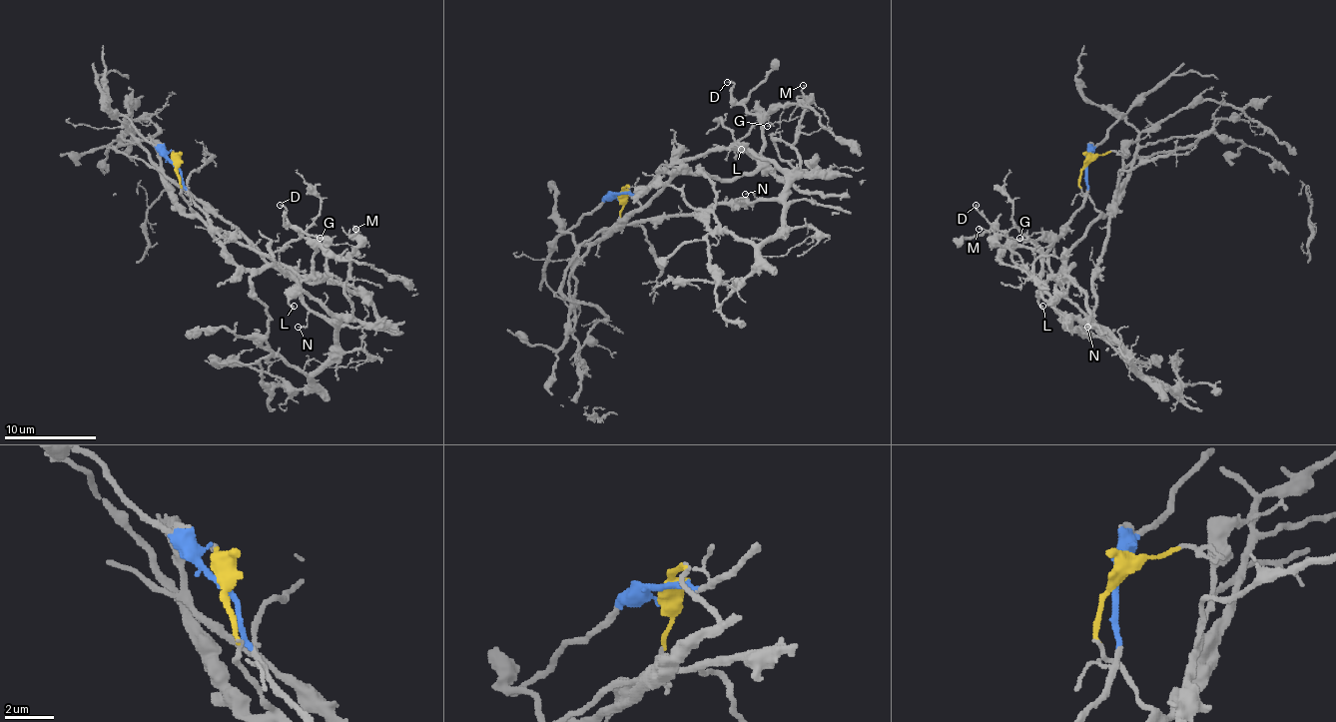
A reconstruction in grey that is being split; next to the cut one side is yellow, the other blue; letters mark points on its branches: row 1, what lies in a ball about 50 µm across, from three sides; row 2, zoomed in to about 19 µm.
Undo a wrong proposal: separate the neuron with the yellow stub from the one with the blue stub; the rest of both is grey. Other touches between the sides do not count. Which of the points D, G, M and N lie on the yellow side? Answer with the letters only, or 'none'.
D

